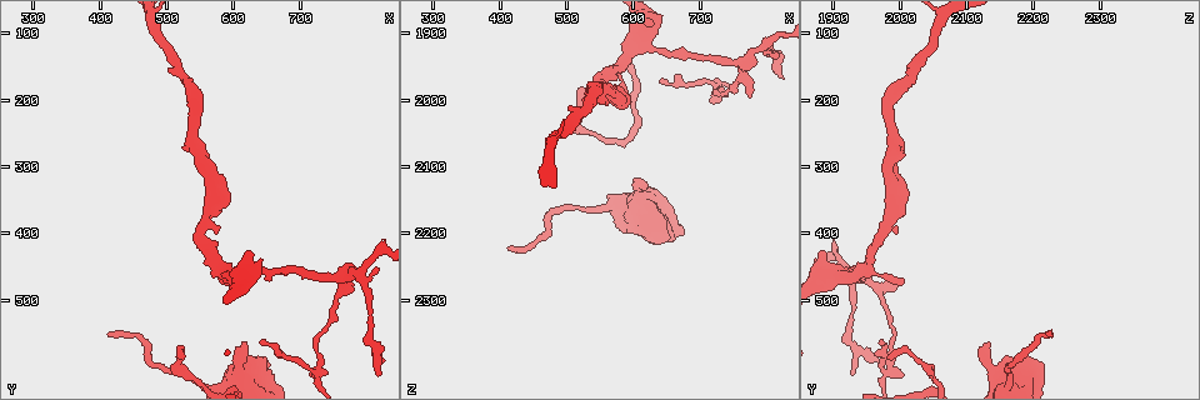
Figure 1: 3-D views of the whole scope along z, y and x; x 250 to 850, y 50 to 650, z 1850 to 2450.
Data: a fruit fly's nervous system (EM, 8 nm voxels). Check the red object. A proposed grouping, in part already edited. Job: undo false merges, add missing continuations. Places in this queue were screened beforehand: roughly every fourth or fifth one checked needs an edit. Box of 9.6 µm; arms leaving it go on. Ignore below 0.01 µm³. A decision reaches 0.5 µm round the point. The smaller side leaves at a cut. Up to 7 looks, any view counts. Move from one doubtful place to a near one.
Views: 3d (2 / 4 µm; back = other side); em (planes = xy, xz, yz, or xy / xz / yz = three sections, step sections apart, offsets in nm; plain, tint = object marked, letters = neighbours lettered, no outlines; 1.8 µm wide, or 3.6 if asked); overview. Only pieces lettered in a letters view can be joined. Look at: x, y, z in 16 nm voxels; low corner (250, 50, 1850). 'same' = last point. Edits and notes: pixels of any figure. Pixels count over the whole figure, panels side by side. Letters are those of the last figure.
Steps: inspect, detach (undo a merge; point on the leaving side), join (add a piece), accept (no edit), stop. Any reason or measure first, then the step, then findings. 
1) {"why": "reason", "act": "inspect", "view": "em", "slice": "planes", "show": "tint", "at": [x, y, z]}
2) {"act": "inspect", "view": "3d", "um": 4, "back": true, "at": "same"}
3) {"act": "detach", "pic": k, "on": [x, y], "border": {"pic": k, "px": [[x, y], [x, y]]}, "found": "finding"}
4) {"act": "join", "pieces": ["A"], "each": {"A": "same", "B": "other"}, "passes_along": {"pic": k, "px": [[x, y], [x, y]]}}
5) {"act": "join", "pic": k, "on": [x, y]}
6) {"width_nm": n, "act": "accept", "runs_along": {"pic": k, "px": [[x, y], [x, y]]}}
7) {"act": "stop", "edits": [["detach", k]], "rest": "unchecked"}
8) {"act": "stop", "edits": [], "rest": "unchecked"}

{"why": "abrupt turn", "act": "inspect", "view": "3d", "um": 2, "at": [730, 610, 1985]}

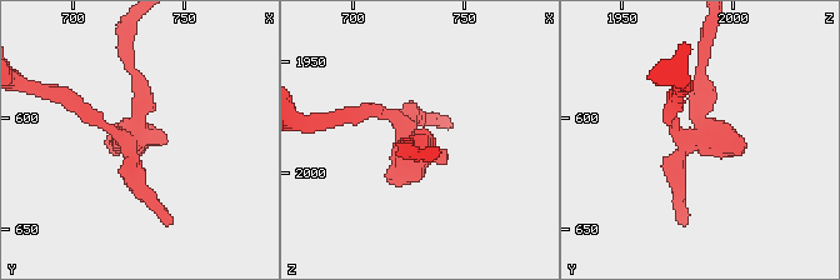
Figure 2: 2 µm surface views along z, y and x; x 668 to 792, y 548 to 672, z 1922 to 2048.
{"act": "inspect", "view": "em", "slice": "planes", "show": "tint", "at": [725, 609, 1984]}

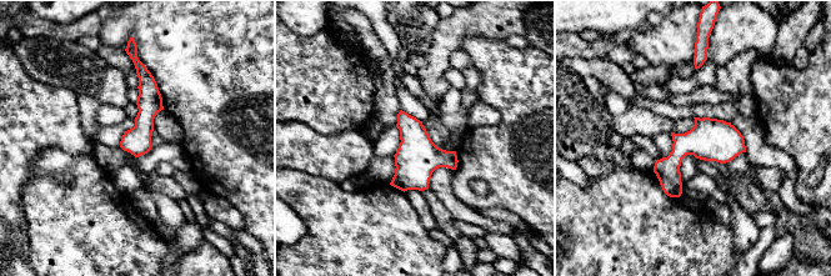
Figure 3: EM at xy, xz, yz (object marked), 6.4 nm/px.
{"act": "inspect", "view": "em", "slice": "planes", "show": "letters", "at": "same"}

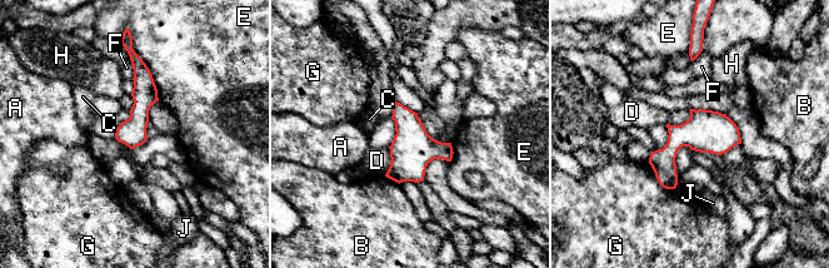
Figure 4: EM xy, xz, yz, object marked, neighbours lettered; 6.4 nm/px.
{"longest_contact_nm": ["E", 400], "act": "accept", "each": {"A": "other", "B": "other", "C": "other", "D": "other", "E": "other", "F": "other", "G": "other", "H": "other", "J": "other"}, "found": "one neuron here"}

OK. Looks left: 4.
{"why": "tapers out", "act": "inspect", "view": "em", "slice": "yz", "step": 4, "show": "letters", "at": [415, 545, 2220]}

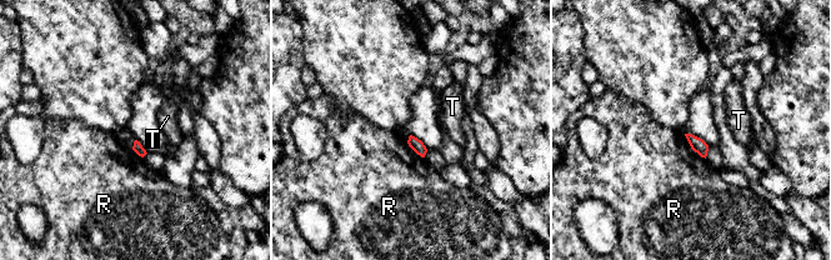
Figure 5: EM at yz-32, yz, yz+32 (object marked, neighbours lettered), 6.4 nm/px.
{"why": "cut it another way", "act": "inspect", "view": "em", "slice": "planes", "show": "letters", "at": "same"}

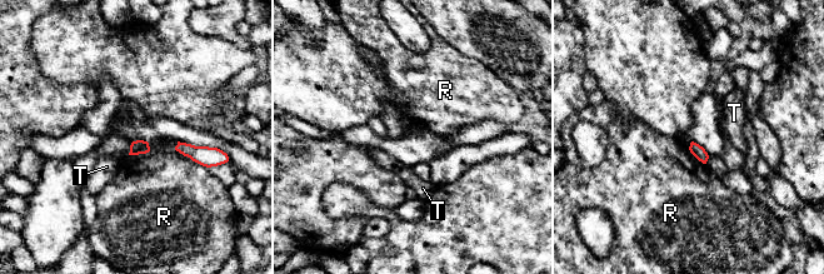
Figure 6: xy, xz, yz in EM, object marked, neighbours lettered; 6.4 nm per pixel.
{"width_nm": 80, "act": "accept", "each": {"R": "other", "T": "other"}, "border": {"pic": 6, "px": [[176, 142], [176, 150], [208, 168]]}, "found": "no lettered piece goes on from it"}

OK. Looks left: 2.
{"why": "an open end", "act": "inspect", "view": "em", "slice": "planes", "show": "letters", "at": [615, 560, 2135]}

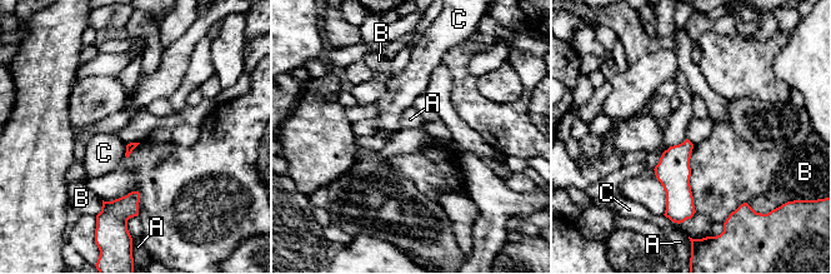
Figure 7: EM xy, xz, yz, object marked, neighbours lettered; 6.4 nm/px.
{"longest_contact_nm": ["A", 130], "act": "accept", "each": {"A": "other", "B": "other", "C": "other"}, "found": "no lettered piece goes on from it"}

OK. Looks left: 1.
{"act": "stop", "edits": [], "rest": "unchecked"}

